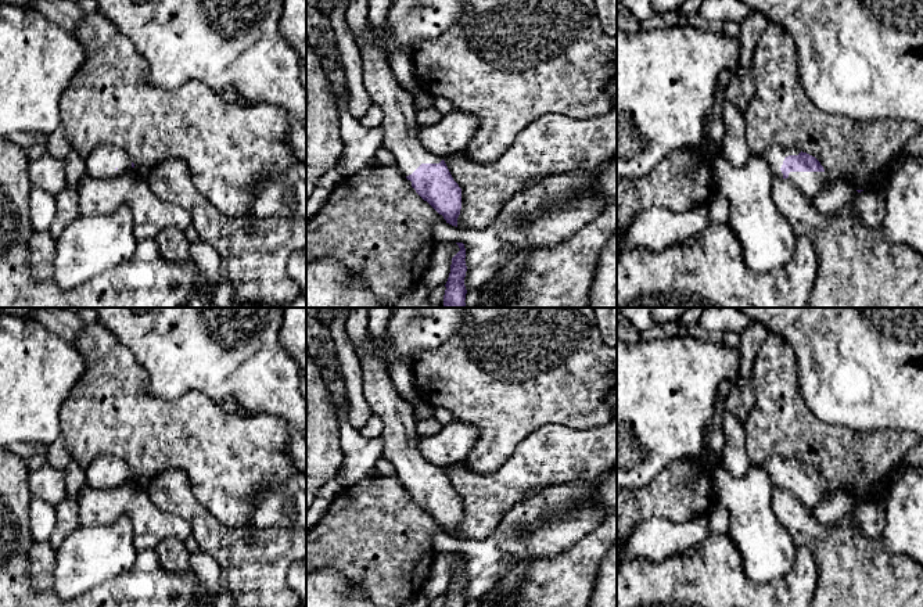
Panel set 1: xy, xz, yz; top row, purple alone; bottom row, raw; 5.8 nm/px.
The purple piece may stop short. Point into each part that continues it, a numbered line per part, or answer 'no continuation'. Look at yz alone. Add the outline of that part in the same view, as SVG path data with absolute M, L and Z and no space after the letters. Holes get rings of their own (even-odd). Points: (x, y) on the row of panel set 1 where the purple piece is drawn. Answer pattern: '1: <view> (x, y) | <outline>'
1: yz (810, 183) | M790 172L787 180L811 200L830 187L826 172Z

